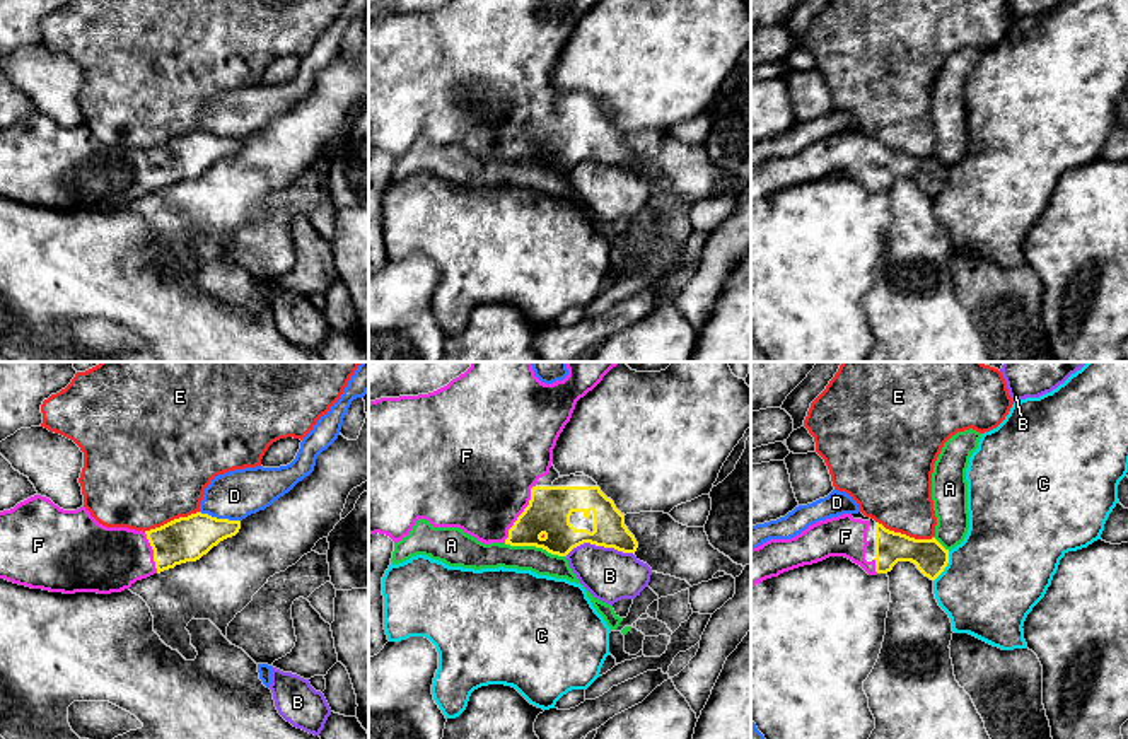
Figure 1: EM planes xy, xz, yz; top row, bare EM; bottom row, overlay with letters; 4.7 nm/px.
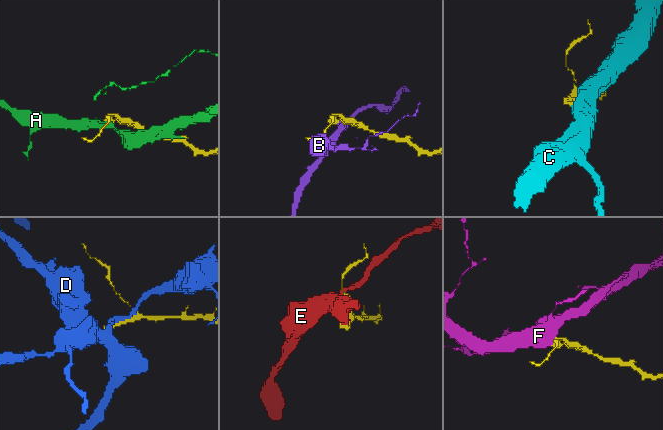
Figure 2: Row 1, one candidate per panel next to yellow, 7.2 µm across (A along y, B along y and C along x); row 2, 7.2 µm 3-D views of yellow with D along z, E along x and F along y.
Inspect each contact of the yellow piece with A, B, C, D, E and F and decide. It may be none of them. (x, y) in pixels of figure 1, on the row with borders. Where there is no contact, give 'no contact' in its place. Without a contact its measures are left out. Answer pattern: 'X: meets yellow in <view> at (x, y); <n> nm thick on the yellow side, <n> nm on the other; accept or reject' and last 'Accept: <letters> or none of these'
A: meets yellow in xz at (534, 545); 200 nm thick on the yellow side, 120 nm on the other; reject
B: meets yellow in xz at (599, 545); 160 nm thick on the yellow side, 240 nm on the other; reject
C: meets yellow in yz at (946, 565); 160 nm thick on the yellow side, 460 nm on the other; reject
D: meets yellow in xy at (220, 519); 220 nm thick on the yellow side, 240 nm on the other; reject
E: meets yellow in yz at (905, 535); 160 nm thick on the yellow side, 380 nm on the other; reject
F: meets yellow in xz at (521, 514); 200 nm thick on the yellow side, 480 nm on the other; accept
Accept: F

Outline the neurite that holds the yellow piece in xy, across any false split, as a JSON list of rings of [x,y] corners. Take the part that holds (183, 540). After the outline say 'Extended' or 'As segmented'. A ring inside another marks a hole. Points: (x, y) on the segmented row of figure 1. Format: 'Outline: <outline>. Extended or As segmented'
Outline: [[[34,495],[0,512],[0,579],[49,592],[111,594],[137,580],[196,562],[220,541],[239,532],[241,521],[191,514],[150,531],[106,527],[85,507],[63,510],[49,498]]]. Extended

